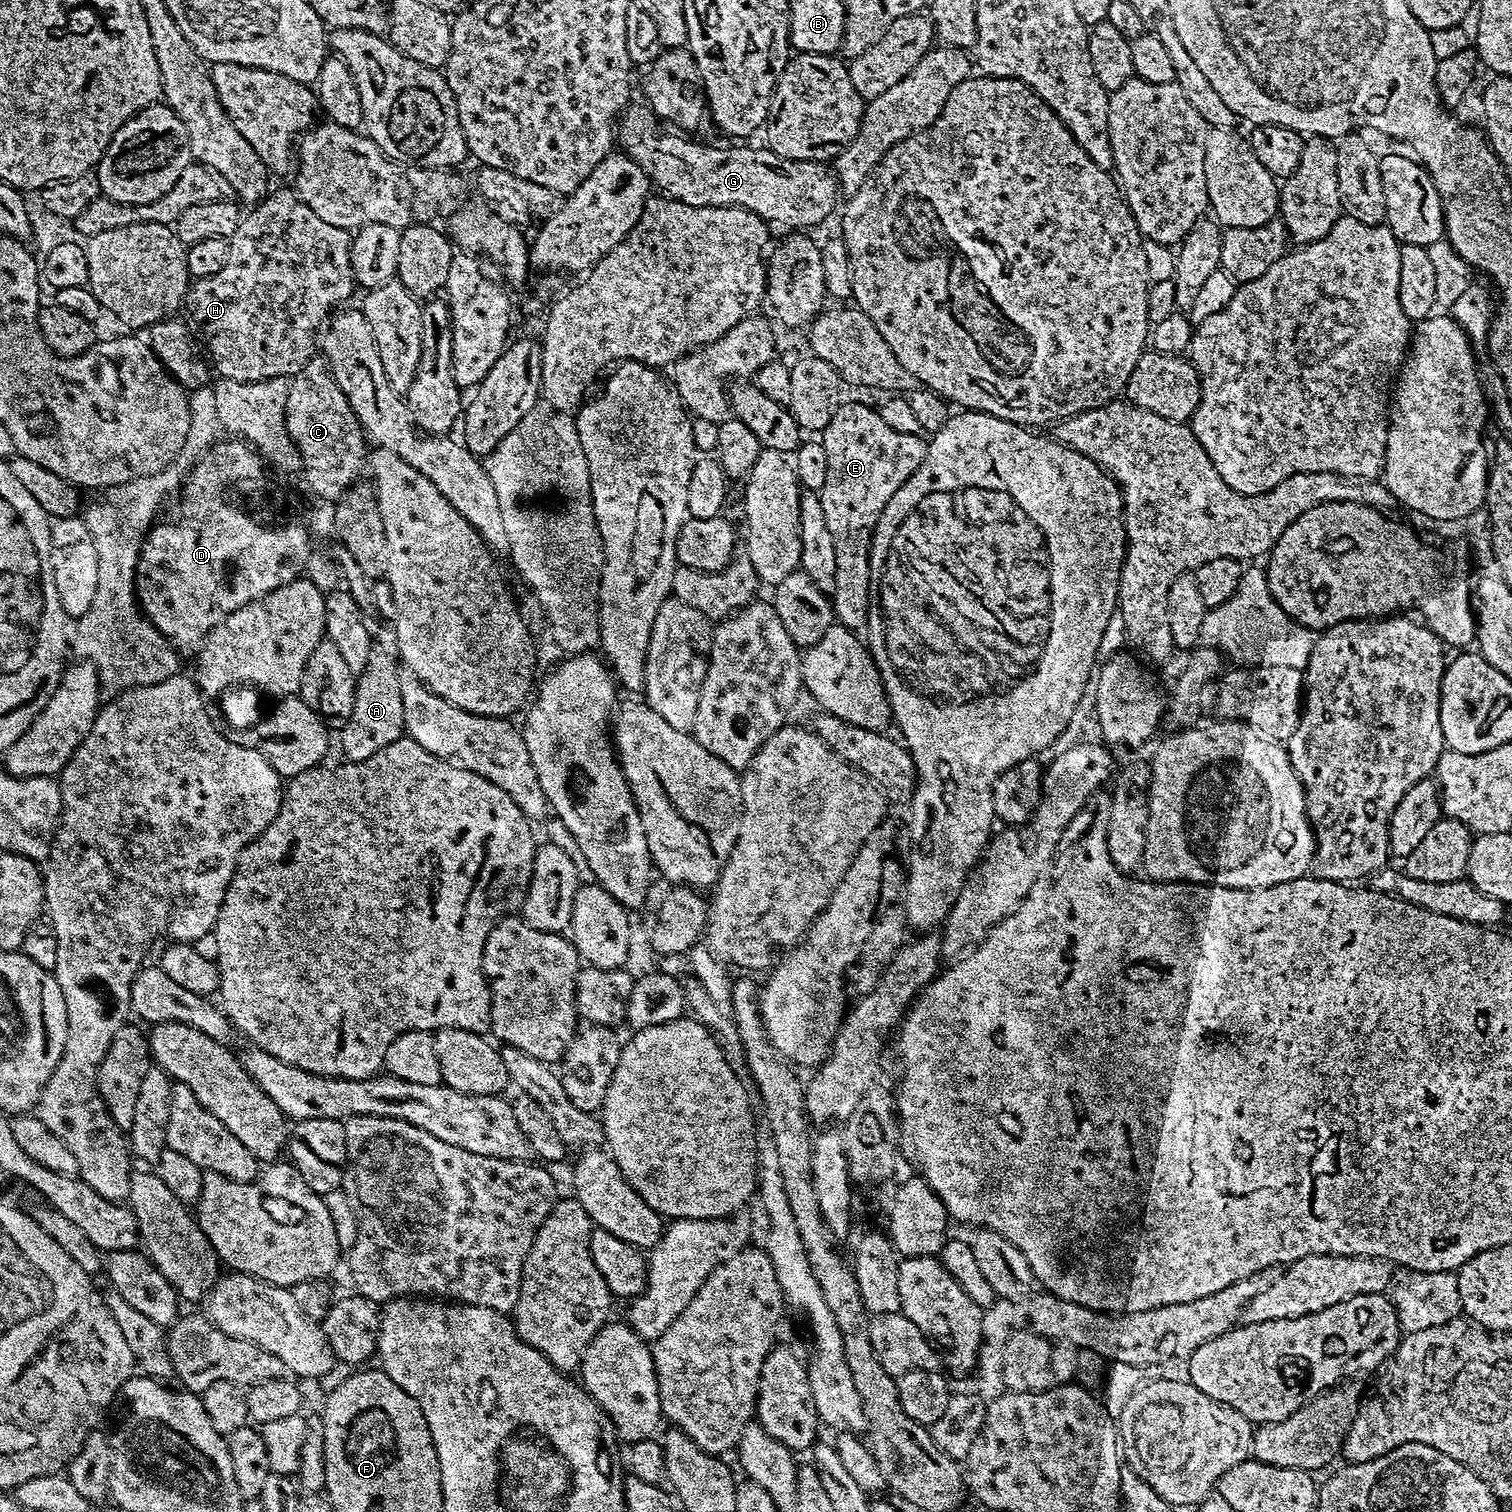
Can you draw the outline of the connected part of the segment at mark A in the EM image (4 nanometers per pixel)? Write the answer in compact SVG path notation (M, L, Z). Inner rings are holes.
M380 646L373 647L366 666L356 676L354 710L350 710L350 718L343 721L341 728L344 729L340 732L340 748L345 761L370 758L370 754L378 754L378 750L405 735L402 693L398 691L398 660L389 649L388 652Z

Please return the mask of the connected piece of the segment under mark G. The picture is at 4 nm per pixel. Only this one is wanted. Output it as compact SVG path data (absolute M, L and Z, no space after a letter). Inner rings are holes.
M629 106L624 109L624 115L618 121L618 148L623 155L628 156L634 161L638 167L648 176L652 181L652 187L661 197L669 200L677 200L686 206L694 208L744 208L747 212L753 212L758 218L764 220L765 224L775 226L777 224L780 228L788 228L784 230L812 230L808 228L816 228L819 224L824 224L828 220L828 215L836 208L836 196L838 197L838 181L830 171L829 165L824 162L817 162L814 160L797 160L795 162L790 160L783 160L780 156L775 156L767 147L761 148L703 148L700 144L695 144L692 138L685 138L683 135L671 136L667 132L669 129L653 114L652 109L647 106L635 108Z

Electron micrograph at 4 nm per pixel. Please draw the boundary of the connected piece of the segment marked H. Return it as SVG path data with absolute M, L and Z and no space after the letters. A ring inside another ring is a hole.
M292 190L269 191L259 204L247 211L241 215L238 230L234 230L227 240L226 262L222 270L201 280L193 279L182 305L189 329L206 352L208 347L207 355L215 375L239 384L296 376L298 370L317 355L318 333L337 309L351 301L348 299L354 289L353 233L349 229L322 222L322 218L318 218L318 214L314 214L314 210L310 210L310 206L306 206Z

